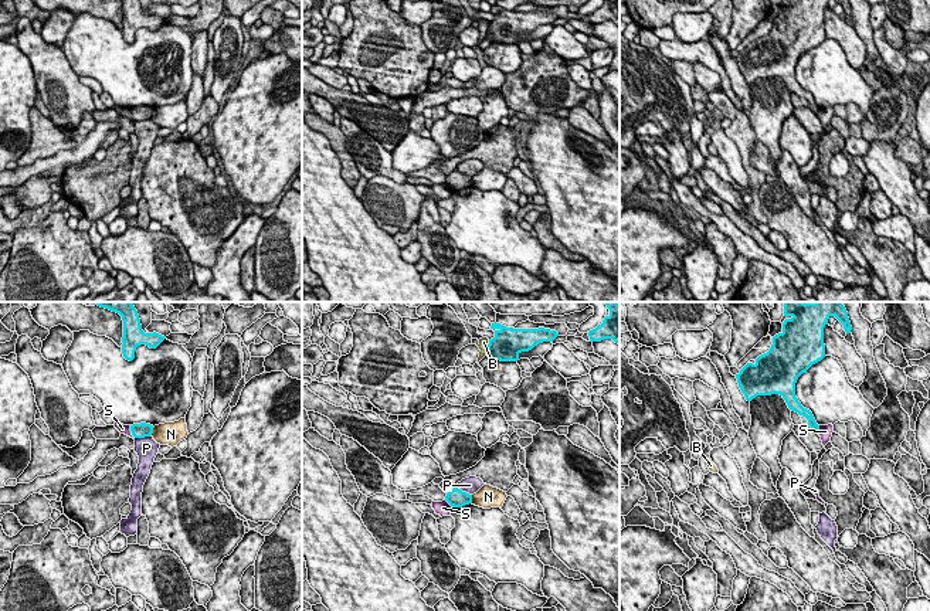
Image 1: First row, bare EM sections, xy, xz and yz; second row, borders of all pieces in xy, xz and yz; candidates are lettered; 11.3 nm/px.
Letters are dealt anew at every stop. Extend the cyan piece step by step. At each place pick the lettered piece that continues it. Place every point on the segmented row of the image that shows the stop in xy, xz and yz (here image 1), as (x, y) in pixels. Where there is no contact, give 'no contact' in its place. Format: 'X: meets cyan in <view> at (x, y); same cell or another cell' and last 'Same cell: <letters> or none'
B: meets cyan in xz at (488, 348); another cell
N: meets cyan in xy at (152, 431); another cell
P: meets cyan in xy at (142, 437); another cell
S: meets cyan in xy at (131, 430); another cell
Same cell: none

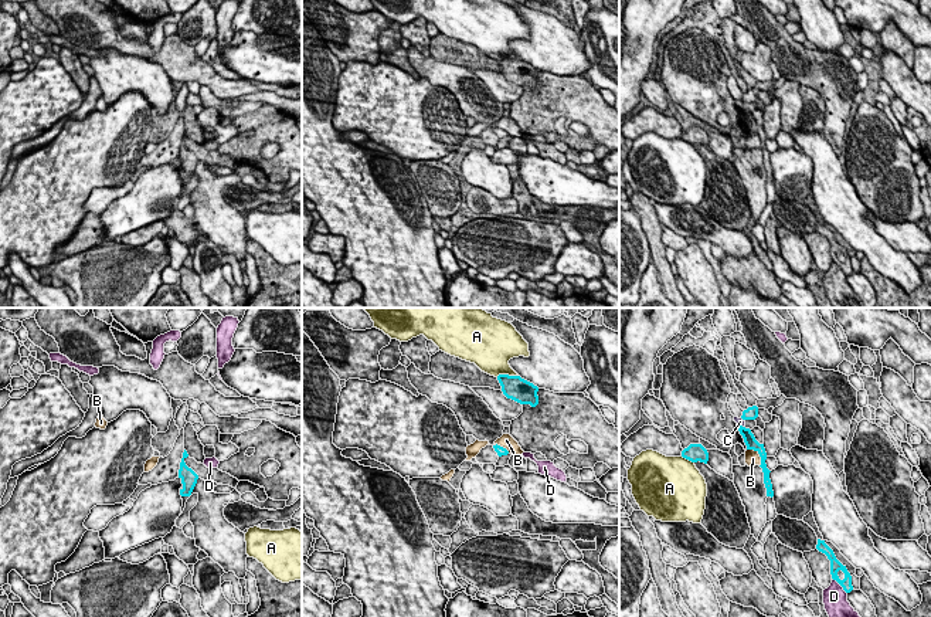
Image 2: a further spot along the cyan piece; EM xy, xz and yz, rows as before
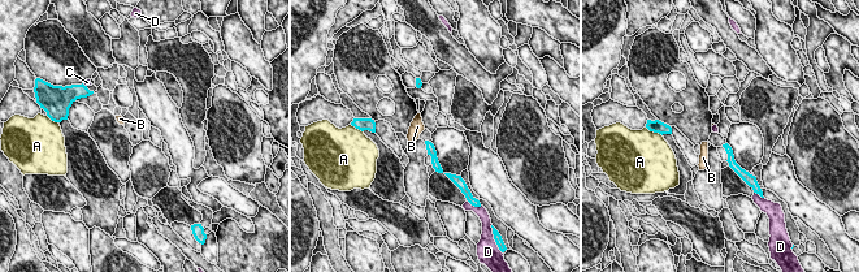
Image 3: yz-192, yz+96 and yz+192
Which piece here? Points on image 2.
A: meets cyan in xz at (506, 375); another cell
B: meets cyan in yz at (758, 453); another cell
C: meets cyan in yz at (741, 426); another cell
D: meets cyan in yz at (841, 585); another cell
Same cell: none

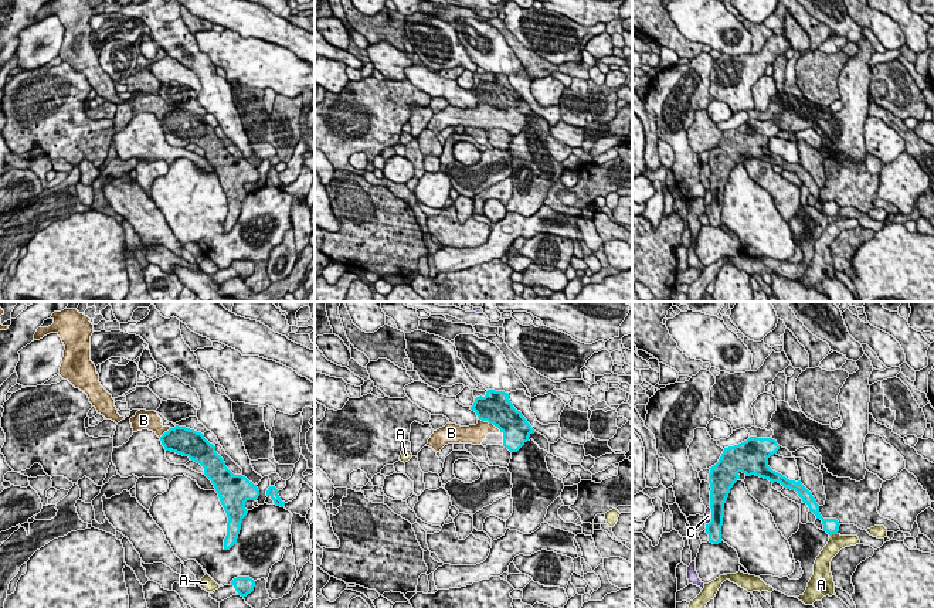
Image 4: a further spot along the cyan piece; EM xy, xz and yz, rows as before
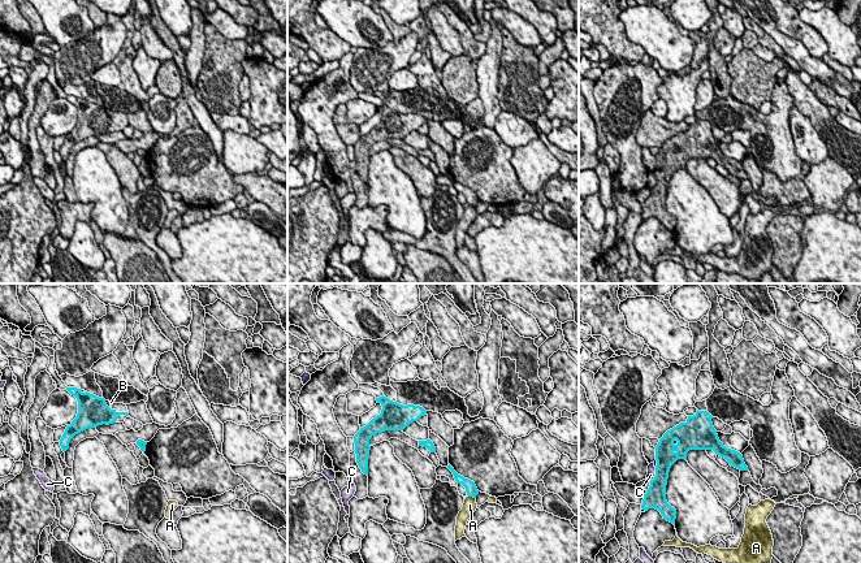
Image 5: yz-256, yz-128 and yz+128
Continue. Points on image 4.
A: meets cyan in yz at (832, 533); another cell
B: meets cyan in xy at (165, 432); same cell
C: meets cyan in yz at (712, 516); another cell
Same cell: B

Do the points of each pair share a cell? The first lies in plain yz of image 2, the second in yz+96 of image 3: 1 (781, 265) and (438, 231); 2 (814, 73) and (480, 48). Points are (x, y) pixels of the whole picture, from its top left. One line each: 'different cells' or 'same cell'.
1: different cells
2: different cells

